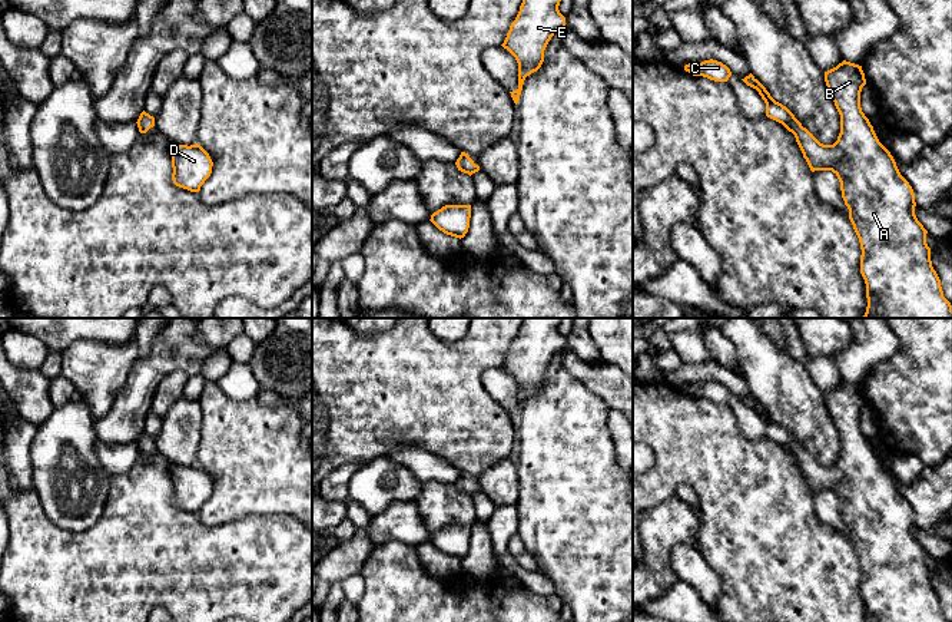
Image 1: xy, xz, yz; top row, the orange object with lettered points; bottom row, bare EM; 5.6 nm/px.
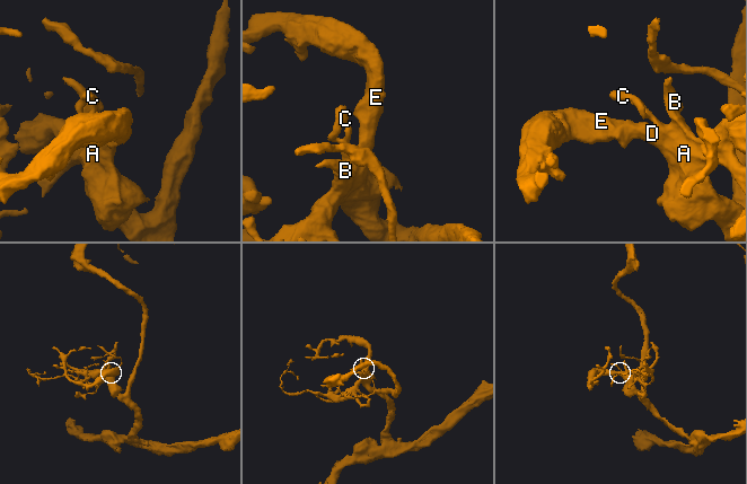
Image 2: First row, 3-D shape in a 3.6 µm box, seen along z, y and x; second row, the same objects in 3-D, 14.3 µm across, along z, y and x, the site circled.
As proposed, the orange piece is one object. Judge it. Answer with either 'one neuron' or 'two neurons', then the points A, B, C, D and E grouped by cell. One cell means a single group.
one neuron | A B C D E

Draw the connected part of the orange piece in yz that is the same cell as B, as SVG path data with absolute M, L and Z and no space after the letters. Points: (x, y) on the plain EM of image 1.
M843 381L825 393L827 411L840 436L840 454L833 466L820 464L752 394L742 401L759 413L766 424L766 437L795 456L810 492L832 492L837 497L849 540L860 563L860 595L868 622L948 622L932 588L928 552L915 536L913 510L862 433L860 413L866 406L862 387Z

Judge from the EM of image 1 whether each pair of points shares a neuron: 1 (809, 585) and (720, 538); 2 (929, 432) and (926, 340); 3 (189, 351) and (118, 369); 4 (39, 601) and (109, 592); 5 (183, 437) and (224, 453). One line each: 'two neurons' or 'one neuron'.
1: one neuron
2: one neuron
3: two neurons
4: one neuron
5: two neurons

